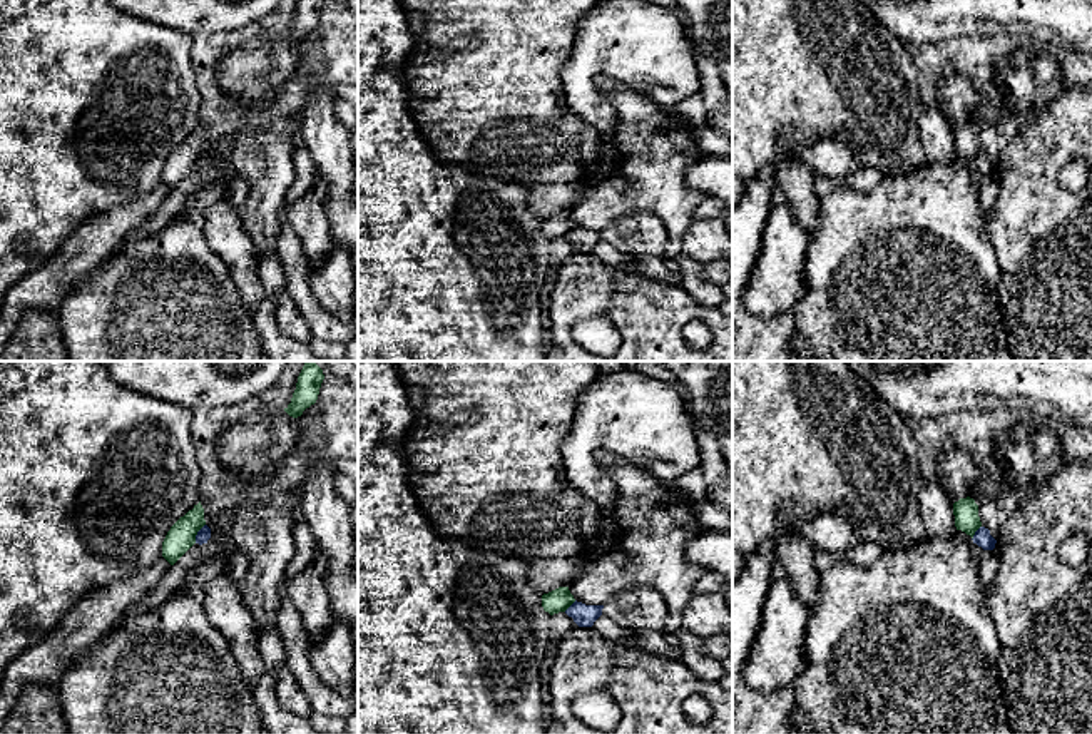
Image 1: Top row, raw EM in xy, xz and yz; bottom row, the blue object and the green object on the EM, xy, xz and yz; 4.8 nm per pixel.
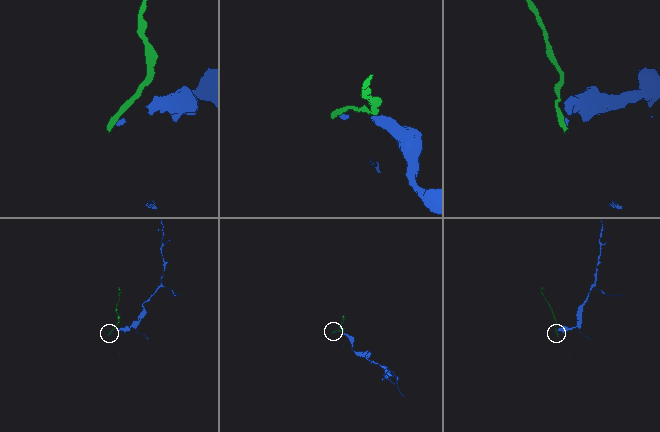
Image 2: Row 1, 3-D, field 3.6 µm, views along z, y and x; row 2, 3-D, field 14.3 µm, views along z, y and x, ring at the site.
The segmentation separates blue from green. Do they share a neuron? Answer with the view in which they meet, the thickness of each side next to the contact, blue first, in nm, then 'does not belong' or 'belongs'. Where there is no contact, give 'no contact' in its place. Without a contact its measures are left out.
xy | 70/140 nm | does not belong

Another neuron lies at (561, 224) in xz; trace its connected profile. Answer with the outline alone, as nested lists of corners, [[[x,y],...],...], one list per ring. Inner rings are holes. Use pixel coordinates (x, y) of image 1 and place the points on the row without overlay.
[[[559,212],[549,219],[542,221],[542,232],[550,241],[565,237],[575,227],[569,212]]]

